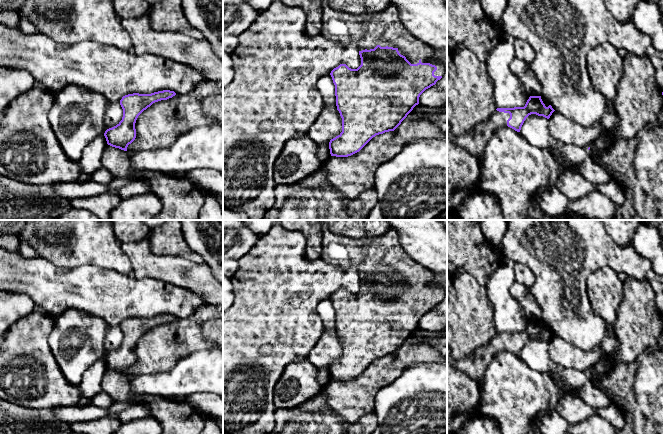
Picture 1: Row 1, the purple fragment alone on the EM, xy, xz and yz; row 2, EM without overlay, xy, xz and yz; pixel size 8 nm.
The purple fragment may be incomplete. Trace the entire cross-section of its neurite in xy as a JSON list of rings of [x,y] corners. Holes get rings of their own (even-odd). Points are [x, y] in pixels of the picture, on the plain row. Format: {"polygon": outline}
{"polygon": [[[163,314],[151,318],[133,317],[123,320],[120,324],[123,341],[116,350],[105,355],[107,368],[127,375],[128,369],[136,362],[135,347],[138,340],[153,327],[167,324],[175,319],[174,315]]]}

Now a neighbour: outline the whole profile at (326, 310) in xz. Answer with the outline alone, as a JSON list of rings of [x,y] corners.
[[[331,299],[323,300],[318,305],[318,313],[323,321],[324,327],[330,332],[337,332],[335,309]]]

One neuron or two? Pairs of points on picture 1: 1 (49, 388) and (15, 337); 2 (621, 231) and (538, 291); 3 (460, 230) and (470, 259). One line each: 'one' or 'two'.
1: one
2: two
3: one

